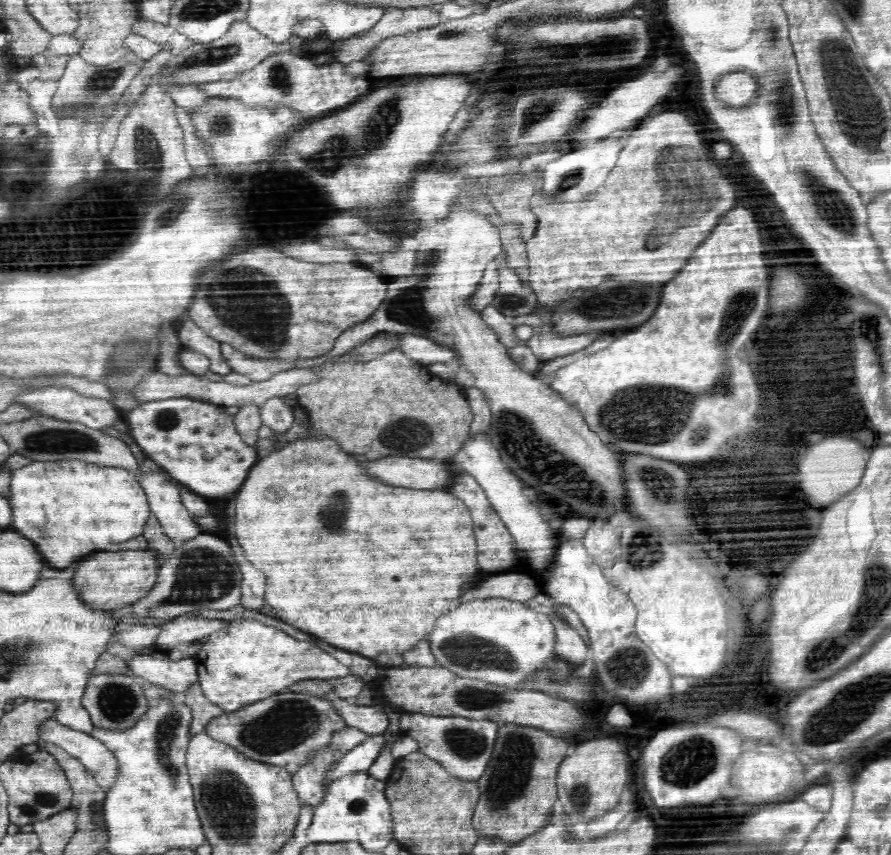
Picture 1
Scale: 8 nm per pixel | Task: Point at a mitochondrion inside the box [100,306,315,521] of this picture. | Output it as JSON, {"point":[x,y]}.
{"point":[166,420]}

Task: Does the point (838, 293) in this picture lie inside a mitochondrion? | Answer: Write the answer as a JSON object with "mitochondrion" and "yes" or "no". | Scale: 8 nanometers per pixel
{"mitochondrion":"no"}

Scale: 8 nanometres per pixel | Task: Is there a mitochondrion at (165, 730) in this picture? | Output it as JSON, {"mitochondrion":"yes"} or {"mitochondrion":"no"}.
{"mitochondrion":"yes"}

